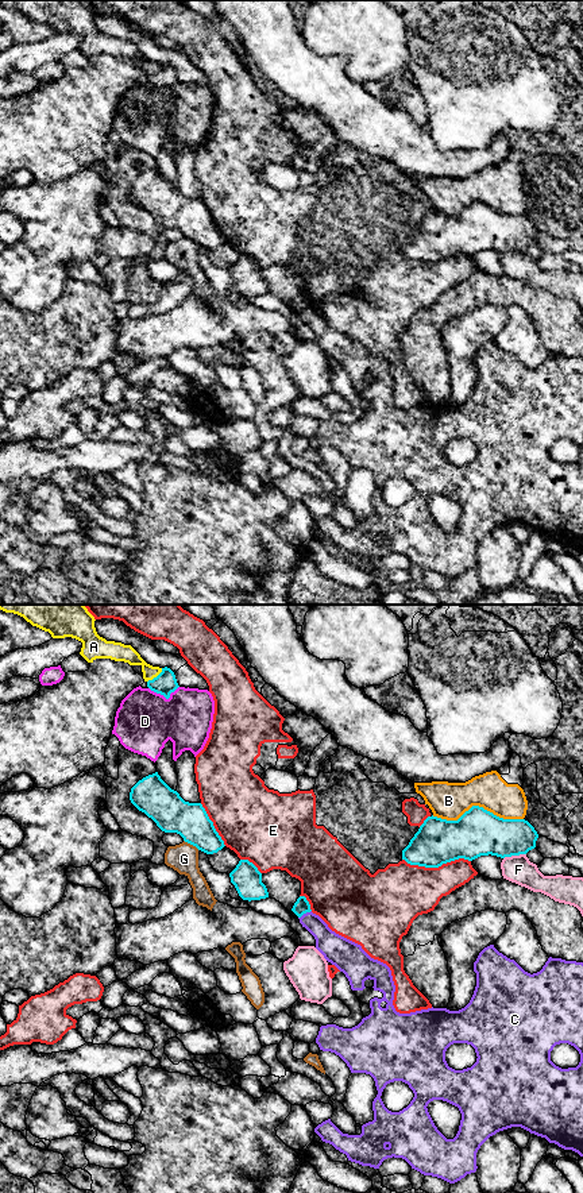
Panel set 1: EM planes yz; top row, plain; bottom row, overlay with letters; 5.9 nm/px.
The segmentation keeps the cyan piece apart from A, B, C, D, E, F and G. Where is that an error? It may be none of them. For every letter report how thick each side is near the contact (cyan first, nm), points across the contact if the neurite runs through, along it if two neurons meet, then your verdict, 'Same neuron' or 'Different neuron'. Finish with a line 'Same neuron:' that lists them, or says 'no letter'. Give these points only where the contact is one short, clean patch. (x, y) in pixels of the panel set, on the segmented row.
A: Thickness 140 nm (cyan) against 100 nm. Boundary: yz (162, 668), (147, 682). Different neuron
B: Thickness 280 nm (cyan) against 220 nm. Different neuron
C: Thickness 90 nm (cyan) against 160 nm. Boundary: yz (311, 910), (298, 918). Different neuron
D: Thickness 140 nm (cyan) against 360 nm. Different neuron
E: Thickness 280 nm (cyan) against 340 nm. Different neuron
F: Thickness 280 nm (cyan) against 170 nm. Different neuron
G: Thickness 220 nm (cyan) against 170 nm. Different neuron
Same neuron: no letter

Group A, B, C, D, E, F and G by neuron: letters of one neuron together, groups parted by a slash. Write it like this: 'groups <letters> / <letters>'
groups A / B / C / D / E / F / G

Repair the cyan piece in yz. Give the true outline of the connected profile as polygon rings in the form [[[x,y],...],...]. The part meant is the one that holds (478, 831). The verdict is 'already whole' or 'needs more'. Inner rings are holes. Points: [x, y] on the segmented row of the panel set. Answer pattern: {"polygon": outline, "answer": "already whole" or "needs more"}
{"polygon": [[[472,806],[457,821],[428,816],[402,850],[410,865],[439,868],[480,856],[501,858],[526,854],[536,848],[534,827],[525,819],[503,819],[479,806]]], "answer": "already whole"}

